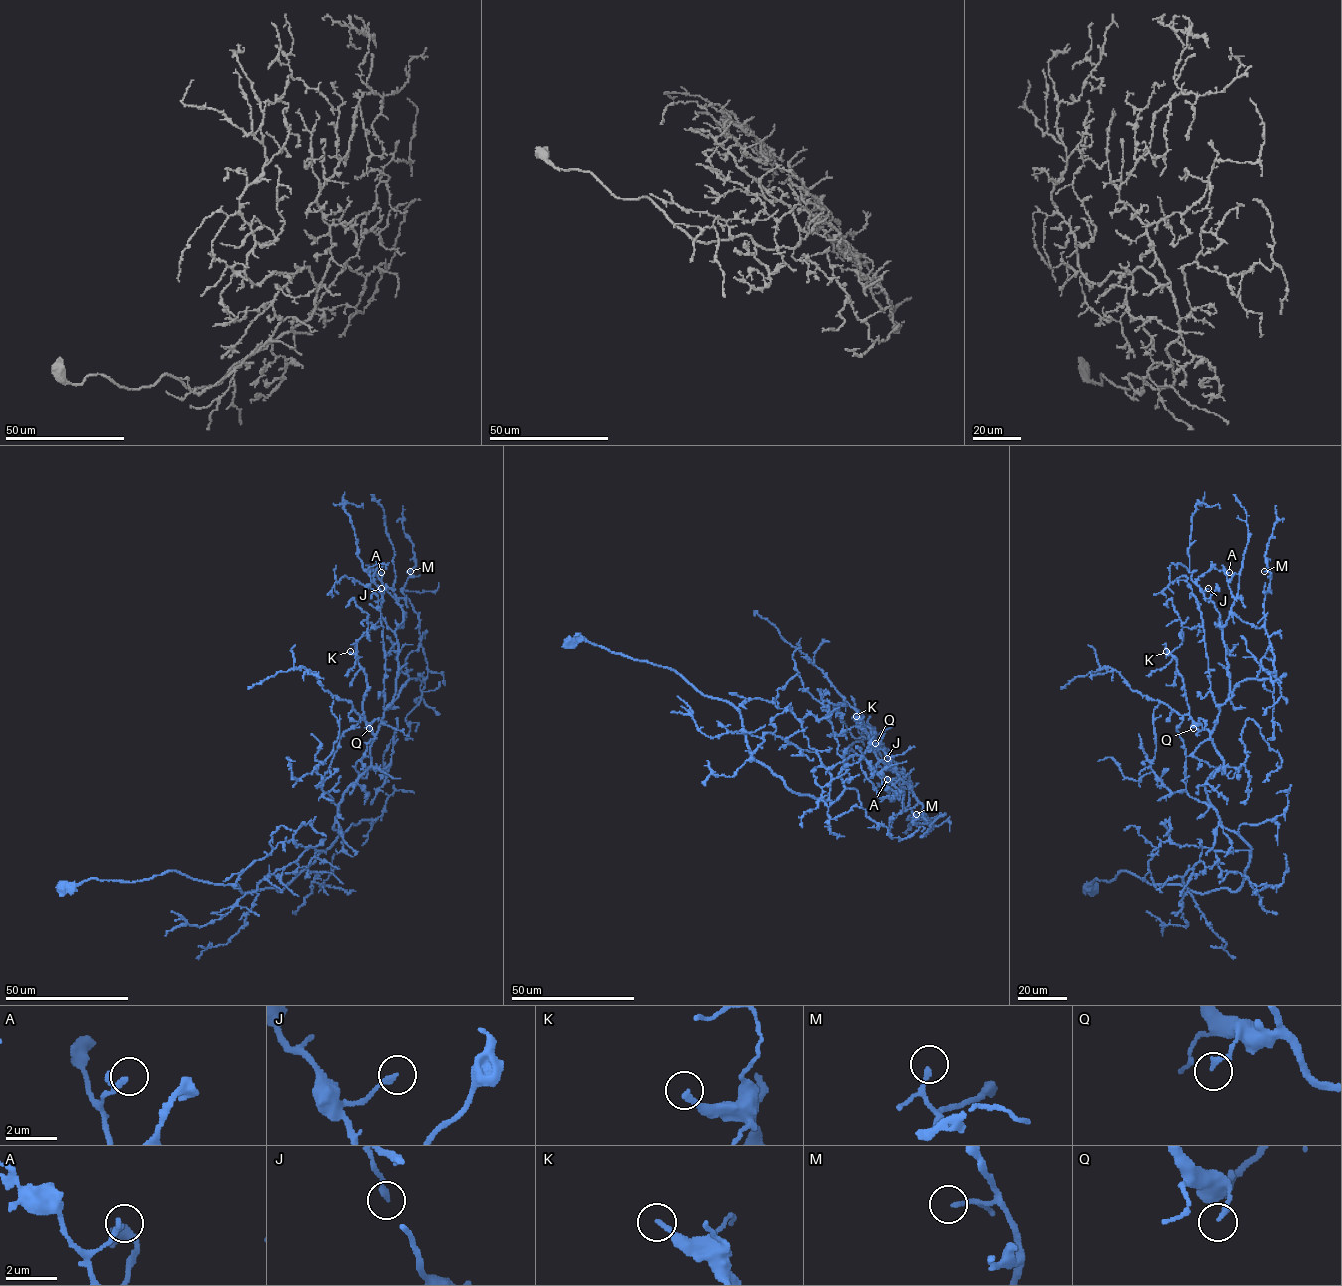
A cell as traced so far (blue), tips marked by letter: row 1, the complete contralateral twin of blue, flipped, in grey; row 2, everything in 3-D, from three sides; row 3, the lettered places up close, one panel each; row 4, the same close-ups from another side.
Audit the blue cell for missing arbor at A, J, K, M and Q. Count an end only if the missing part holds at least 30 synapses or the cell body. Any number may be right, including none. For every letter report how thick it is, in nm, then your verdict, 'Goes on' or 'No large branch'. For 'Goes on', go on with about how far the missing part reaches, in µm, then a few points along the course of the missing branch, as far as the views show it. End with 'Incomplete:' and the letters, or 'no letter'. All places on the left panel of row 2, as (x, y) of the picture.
A: Thickness 220 nm. No large branch
J: Thickness 180 nm. No large branch
K: Thickness 200 nm. Goes on. Missing length about 25 µm. Course of what is missing: (350, 651), (343, 644), (338, 627), (340, 620), (348, 619), (349, 614)
M: Thickness 110 nm. No large branch
Q: Thickness 180 nm. No large branch
Incomplete: K

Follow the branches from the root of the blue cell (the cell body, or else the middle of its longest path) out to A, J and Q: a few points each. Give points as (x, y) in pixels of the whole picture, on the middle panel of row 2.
A: (571, 640), (668, 667), (729, 701), (750, 754), (794, 792), (835, 801), (855, 755), (909, 776), (887, 779)
J: (571, 640), (668, 667), (729, 701), (750, 754), (794, 792), (835, 801), (855, 755), (902, 779), (887, 758)
Q: (571, 640), (668, 667), (729, 701), (750, 754), (794, 792), (835, 801), (849, 757), (877, 773), (875, 743)

